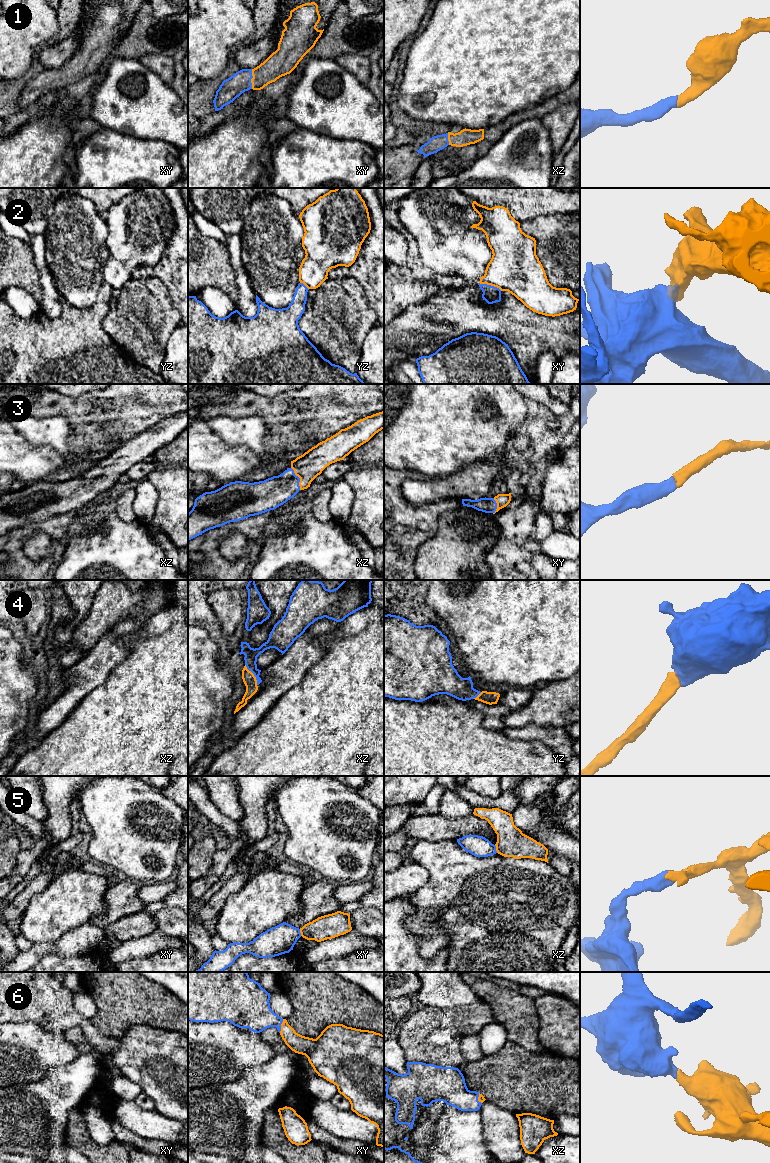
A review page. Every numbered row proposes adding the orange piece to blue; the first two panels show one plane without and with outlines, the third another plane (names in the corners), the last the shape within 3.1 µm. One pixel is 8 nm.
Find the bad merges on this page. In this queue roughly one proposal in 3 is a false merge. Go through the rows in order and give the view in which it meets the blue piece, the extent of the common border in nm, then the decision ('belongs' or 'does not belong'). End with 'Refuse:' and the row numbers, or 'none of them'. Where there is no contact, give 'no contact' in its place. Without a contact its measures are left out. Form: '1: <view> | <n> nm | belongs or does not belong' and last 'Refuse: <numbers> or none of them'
1: xy | 160 nm | belongs
2: xy | 200 nm | does not belong
3: xz | 200 nm | belongs
4: xz | 190 nm | belongs
5: xz | 70 nm | does not belong
6: xy | 120 nm | belongs
Refuse: 2, 5

